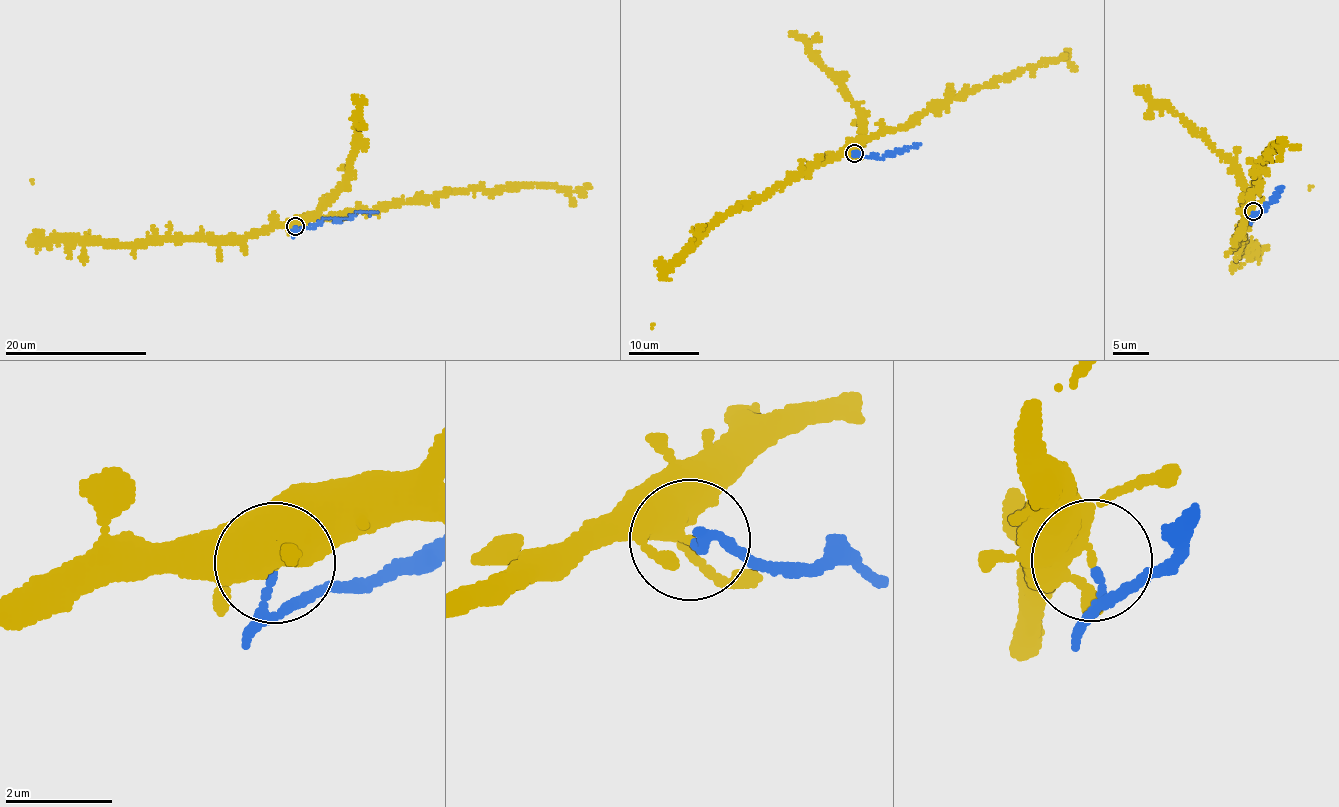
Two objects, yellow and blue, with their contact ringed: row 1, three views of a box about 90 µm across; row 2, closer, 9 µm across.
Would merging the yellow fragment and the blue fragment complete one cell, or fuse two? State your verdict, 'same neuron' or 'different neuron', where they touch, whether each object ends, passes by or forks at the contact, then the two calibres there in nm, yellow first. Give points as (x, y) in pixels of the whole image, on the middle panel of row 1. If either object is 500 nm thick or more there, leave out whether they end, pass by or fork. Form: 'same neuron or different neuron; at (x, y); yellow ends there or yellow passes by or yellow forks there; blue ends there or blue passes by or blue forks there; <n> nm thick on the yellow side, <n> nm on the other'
different neuron; at (854, 153); yellow passes by; blue passes by; 360 nm thick on the yellow side, 80 nm on the other

